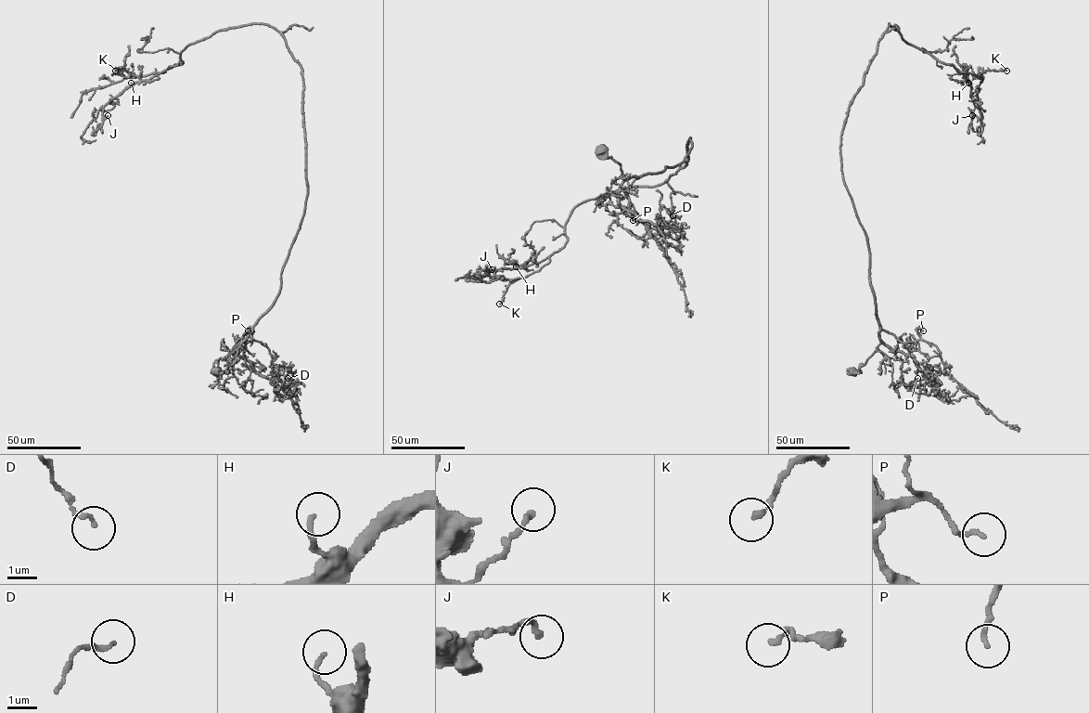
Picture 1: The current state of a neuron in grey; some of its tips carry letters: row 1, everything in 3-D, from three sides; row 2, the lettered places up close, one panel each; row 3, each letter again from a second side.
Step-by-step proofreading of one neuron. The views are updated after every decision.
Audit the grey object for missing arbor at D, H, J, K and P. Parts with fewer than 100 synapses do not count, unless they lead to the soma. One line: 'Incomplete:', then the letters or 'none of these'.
Incomplete: none of these

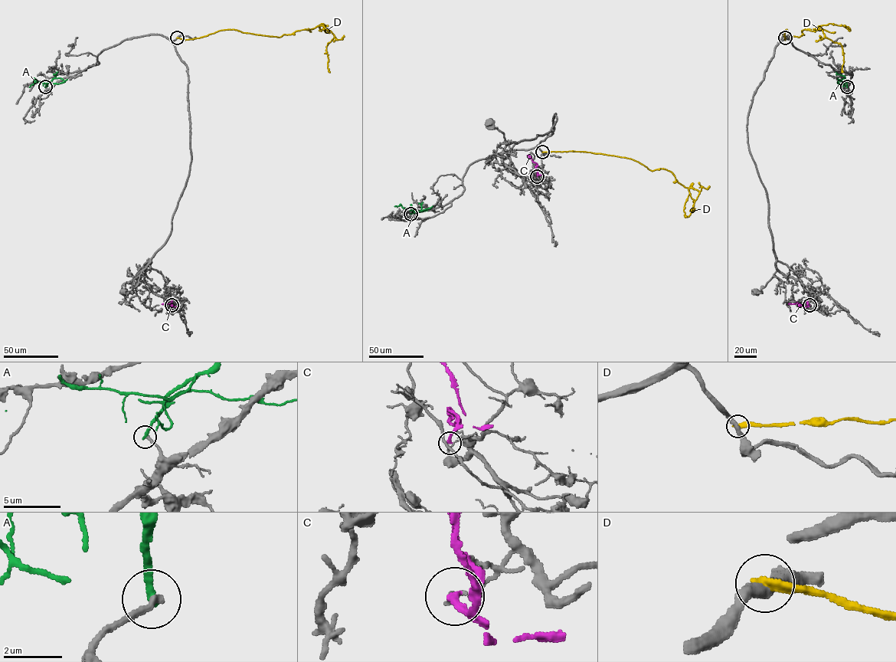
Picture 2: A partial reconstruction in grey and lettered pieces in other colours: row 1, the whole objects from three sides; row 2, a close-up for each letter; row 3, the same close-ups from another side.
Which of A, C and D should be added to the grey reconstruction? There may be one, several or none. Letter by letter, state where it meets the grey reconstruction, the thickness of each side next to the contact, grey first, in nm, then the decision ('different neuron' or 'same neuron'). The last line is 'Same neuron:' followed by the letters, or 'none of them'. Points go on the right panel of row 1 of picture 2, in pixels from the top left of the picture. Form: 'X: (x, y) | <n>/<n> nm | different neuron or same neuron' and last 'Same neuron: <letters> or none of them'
A: (847, 86) | 240/280 nm | different neuron
C: (809, 305) | 180/200 nm | different neuron
D: (785, 37) | 400/400 nm | different neuron
Same neuron: none of them

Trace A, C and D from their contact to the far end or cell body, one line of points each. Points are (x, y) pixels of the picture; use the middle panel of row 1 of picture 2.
A: (410, 214), (430, 208), (413, 211), (410, 204)
C: (537, 176), (539, 175), (536, 163), (527, 155)
D: (542, 152), (601, 153), (670, 171), (699, 192), (695, 209)

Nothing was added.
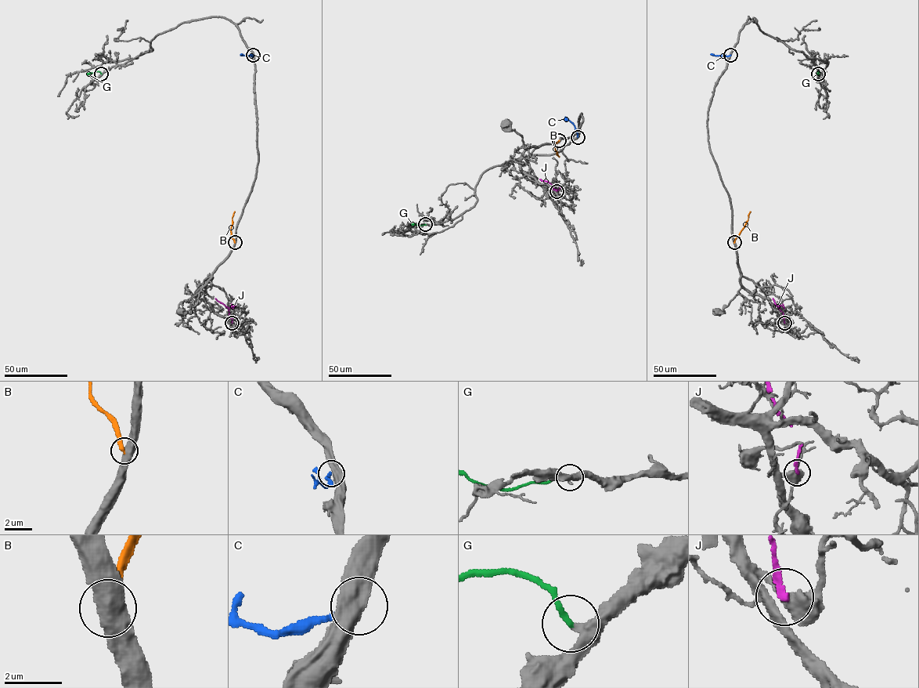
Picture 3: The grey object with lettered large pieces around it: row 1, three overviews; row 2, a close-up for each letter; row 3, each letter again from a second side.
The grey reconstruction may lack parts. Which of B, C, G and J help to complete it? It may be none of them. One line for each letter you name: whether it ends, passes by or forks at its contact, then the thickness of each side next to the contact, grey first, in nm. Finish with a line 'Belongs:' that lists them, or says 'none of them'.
G: it ends there; 360 nm thick on the grey side, 170 nm on the other
Belongs: G

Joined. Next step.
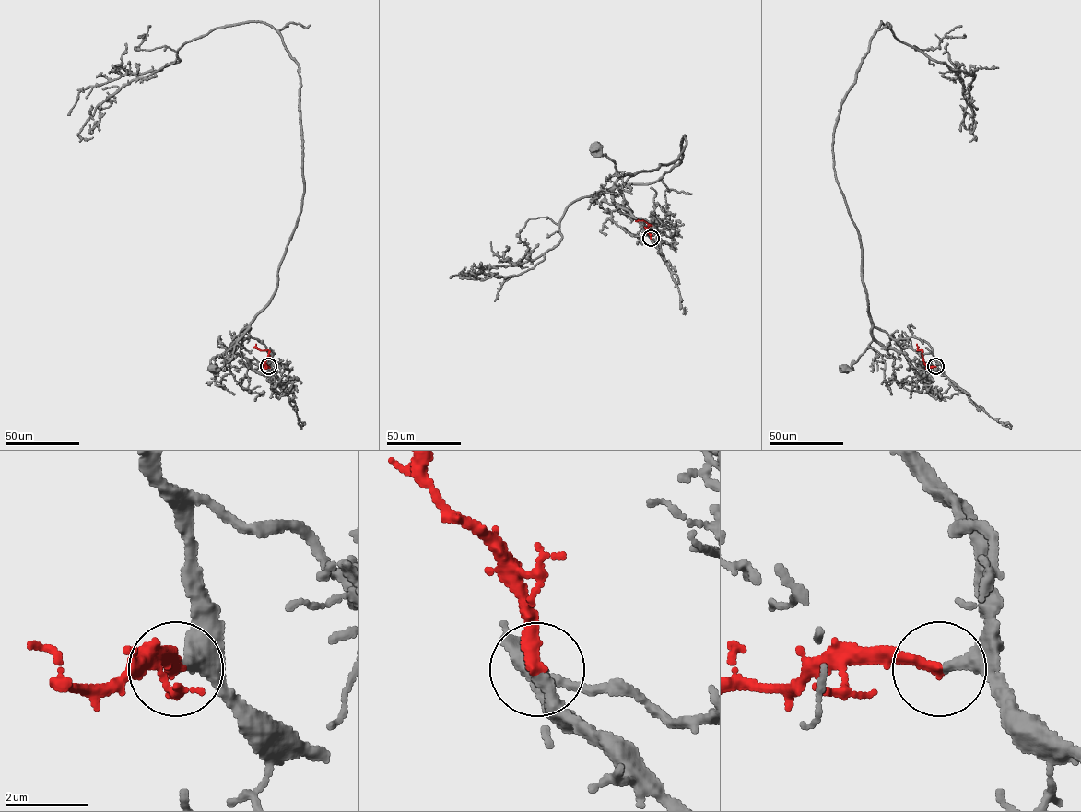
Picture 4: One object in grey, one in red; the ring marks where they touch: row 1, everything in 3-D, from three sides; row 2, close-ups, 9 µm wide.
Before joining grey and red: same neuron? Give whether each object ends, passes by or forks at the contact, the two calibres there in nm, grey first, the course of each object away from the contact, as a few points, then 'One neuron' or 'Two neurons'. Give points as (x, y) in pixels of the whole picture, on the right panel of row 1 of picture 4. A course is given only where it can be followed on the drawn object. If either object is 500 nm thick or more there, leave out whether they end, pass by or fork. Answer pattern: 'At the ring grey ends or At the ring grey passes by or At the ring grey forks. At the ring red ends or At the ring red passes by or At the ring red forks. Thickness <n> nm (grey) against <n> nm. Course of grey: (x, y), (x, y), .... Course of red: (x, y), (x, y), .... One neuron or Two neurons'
At the ring grey ends. At the ring red ends. Thickness 320 nm (grey) against 320 nm. Course of grey: (935, 366), (932, 348), (924, 341), (913, 337), (893, 339), (874, 327), (869, 347), (851, 370), (844, 369). Course of red: (935, 366), (926, 366), (917, 344). One neuron

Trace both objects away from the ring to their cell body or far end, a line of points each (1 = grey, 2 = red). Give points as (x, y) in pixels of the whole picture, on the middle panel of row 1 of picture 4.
1: (651, 238), (631, 215), (622, 193), (630, 175), (616, 172), (615, 163), (594, 150), (595, 147)
2: (651, 238), (647, 229), (651, 225), (638, 219)

